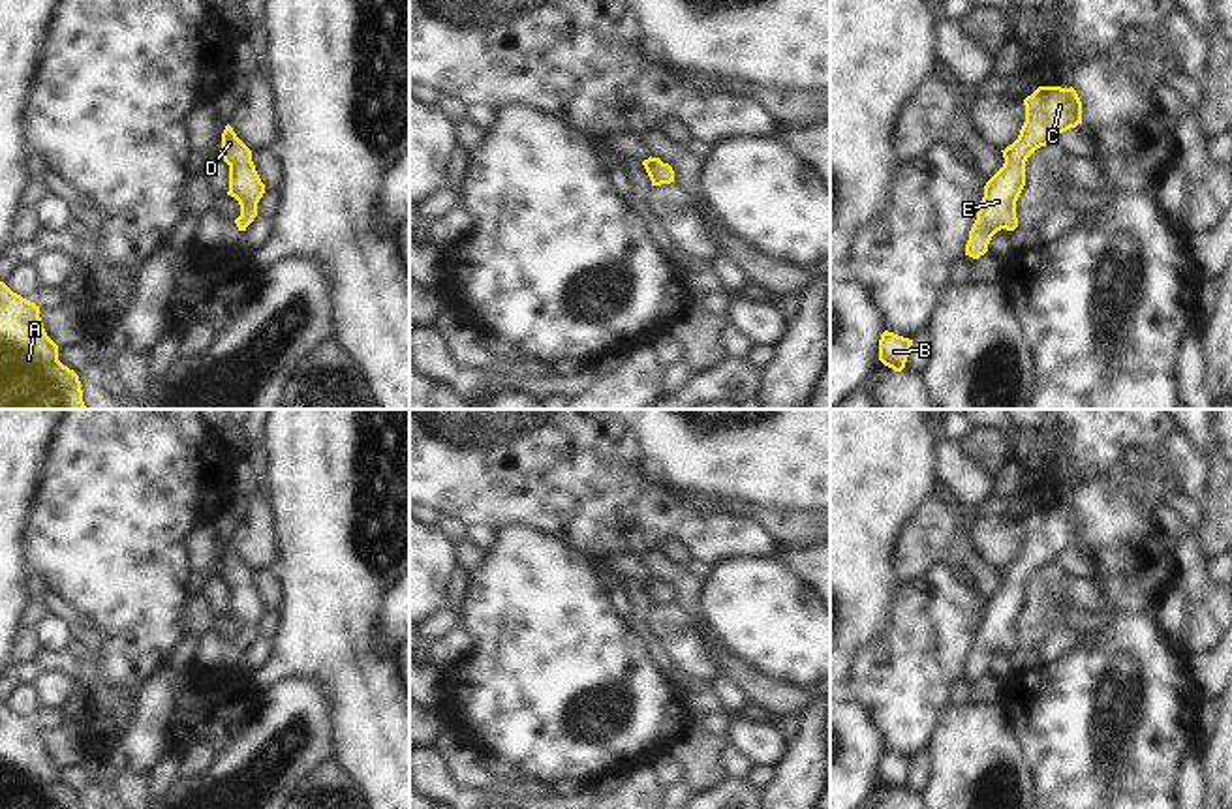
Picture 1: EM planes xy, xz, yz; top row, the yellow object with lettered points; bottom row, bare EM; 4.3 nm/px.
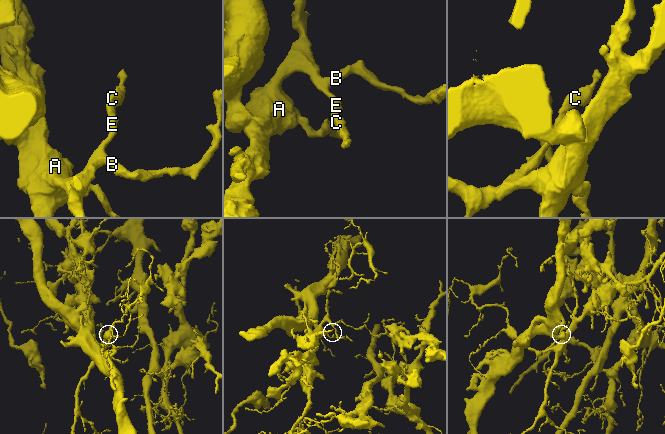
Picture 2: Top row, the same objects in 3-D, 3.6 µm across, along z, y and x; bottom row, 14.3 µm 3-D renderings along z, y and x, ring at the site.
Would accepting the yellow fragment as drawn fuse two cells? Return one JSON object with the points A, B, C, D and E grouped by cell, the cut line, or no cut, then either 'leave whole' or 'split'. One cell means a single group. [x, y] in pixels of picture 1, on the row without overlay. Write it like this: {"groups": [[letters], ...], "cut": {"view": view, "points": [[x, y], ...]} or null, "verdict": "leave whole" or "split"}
{"groups": [["A", "B", "C", "D", "E"]], "cut": null, "verdict": "leave whole"}

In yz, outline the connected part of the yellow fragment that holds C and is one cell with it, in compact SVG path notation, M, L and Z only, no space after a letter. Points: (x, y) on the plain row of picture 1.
M1039 507L1024 520L1025 542L1018 559L1003 572L1003 588L986 603L977 640L969 651L965 676L978 679L992 657L1018 648L1016 621L1025 606L1025 582L1040 567L1082 544L1082 522L1076 511Z

